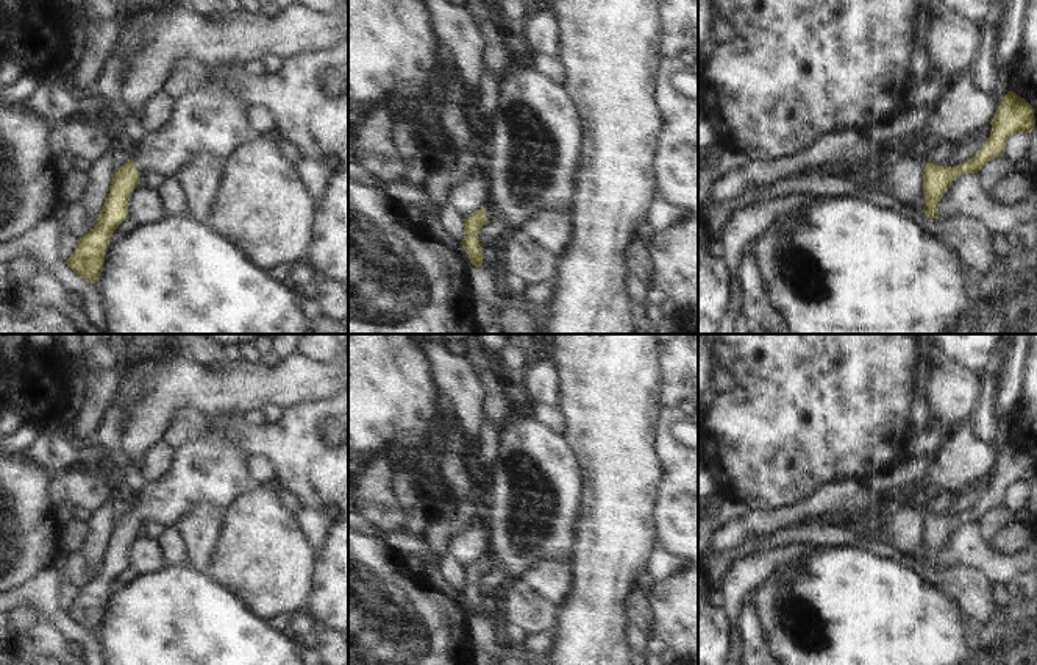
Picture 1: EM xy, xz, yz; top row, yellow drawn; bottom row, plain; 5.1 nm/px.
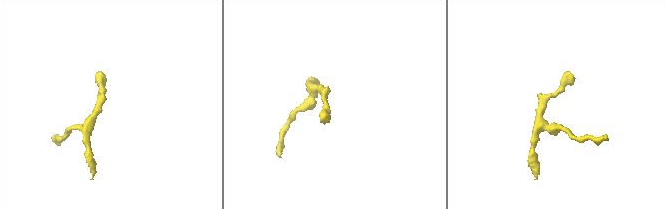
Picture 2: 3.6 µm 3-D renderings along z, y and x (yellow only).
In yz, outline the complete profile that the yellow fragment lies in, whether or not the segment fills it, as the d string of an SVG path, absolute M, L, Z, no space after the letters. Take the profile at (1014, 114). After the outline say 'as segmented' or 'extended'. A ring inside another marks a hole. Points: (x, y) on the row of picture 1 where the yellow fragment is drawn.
M1009 91L990 122L990 137L984 147L967 162L956 167L926 162L923 169L923 194L929 219L939 220L939 201L953 181L960 175L978 173L989 161L1003 156L1006 142L1017 133L1031 133L1035 126L1032 106L1015 92Z; as segmented

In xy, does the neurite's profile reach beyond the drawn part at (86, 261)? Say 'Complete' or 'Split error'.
Split error.

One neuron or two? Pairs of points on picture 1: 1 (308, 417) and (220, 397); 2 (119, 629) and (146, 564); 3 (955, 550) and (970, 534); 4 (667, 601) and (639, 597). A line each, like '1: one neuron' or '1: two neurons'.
1: two neurons
2: two neurons
3: one neuron
4: two neurons

